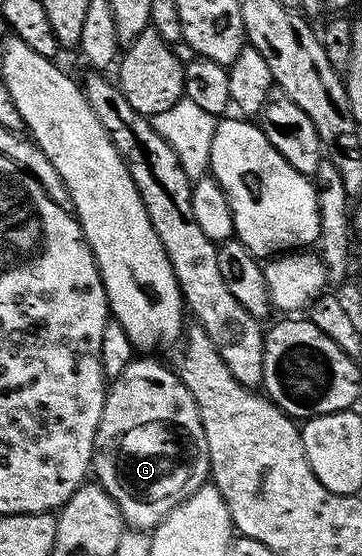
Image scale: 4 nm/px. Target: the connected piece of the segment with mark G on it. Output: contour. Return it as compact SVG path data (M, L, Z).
M141 359L130 361L121 376L113 380L106 394L104 411L98 424L98 430L96 431L94 451L94 460L92 462L93 476L98 476L95 477L97 484L101 485L102 490L117 503L118 509L122 513L123 522L125 522L131 530L153 531L157 529L159 523L162 522L177 505L184 503L197 489L207 484L210 475L208 439L204 439L204 427L200 423L200 411L196 407L196 399L192 399L192 391L188 387L184 387L184 383L178 377L177 372L175 372L171 366L169 369L168 366L161 365L158 361L141 361Z

